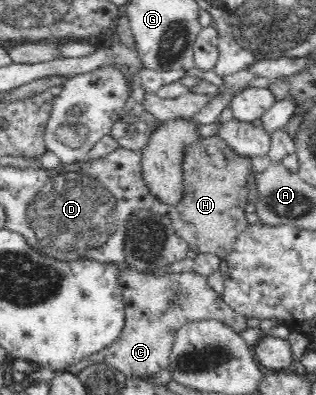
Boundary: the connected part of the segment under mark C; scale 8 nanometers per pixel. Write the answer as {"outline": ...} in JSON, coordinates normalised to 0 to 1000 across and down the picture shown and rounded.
{"outline":[[[392,684],[386,765],[399,810],[373,856],[332,884],[212,932],[244,949],[263,932],[329,919],[380,939],[399,957],[459,957],[535,929],[535,901],[557,843],[598,815],[690,810],[756,843],[794,823],[791,810],[744,790],[665,724],[658,701],[630,691],[430,691]]]}

